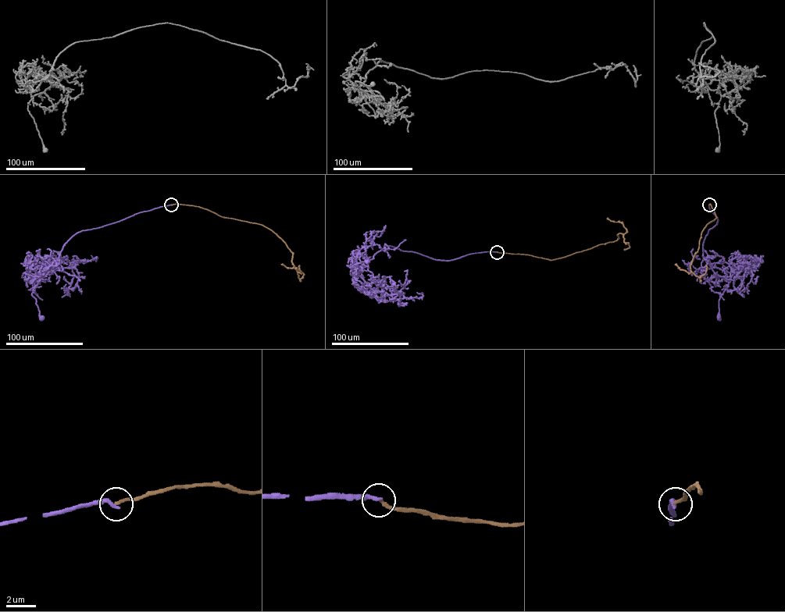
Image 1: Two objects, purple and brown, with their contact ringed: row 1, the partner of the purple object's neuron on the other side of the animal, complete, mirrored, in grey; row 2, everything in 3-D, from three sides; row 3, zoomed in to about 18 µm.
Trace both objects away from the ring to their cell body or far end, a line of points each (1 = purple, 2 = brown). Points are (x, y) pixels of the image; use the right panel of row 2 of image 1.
1: (709, 204), (718, 221), (705, 236), (703, 257), (717, 277), (722, 276), (730, 281), (719, 300), (718, 318)
2: (709, 204), (717, 217), (701, 232), (690, 271), (700, 279), (706, 271), (706, 265)

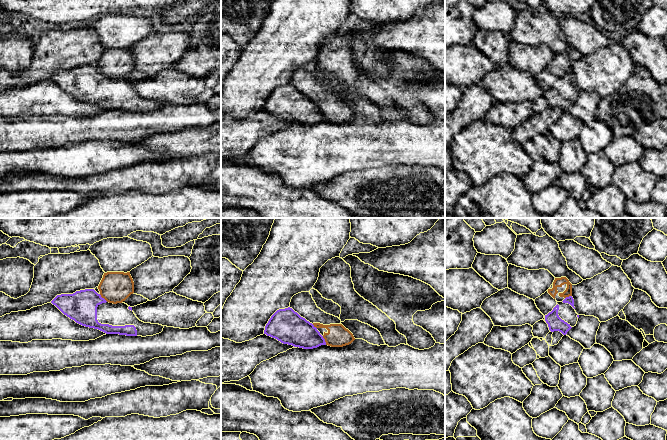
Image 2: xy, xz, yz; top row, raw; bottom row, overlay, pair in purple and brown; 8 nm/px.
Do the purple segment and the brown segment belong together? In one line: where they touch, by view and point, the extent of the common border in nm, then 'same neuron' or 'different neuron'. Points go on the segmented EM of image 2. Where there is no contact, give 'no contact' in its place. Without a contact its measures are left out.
contact xy (103, 298); length 90 nm; different neuron

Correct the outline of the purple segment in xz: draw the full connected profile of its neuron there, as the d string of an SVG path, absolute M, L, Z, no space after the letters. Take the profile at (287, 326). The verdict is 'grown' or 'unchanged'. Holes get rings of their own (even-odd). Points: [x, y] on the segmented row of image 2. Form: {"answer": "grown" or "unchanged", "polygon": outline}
{"answer": "unchanged", "polygon": "M292 308L277 310L265 326L264 334L283 344L303 349L326 345L317 328Z"}

